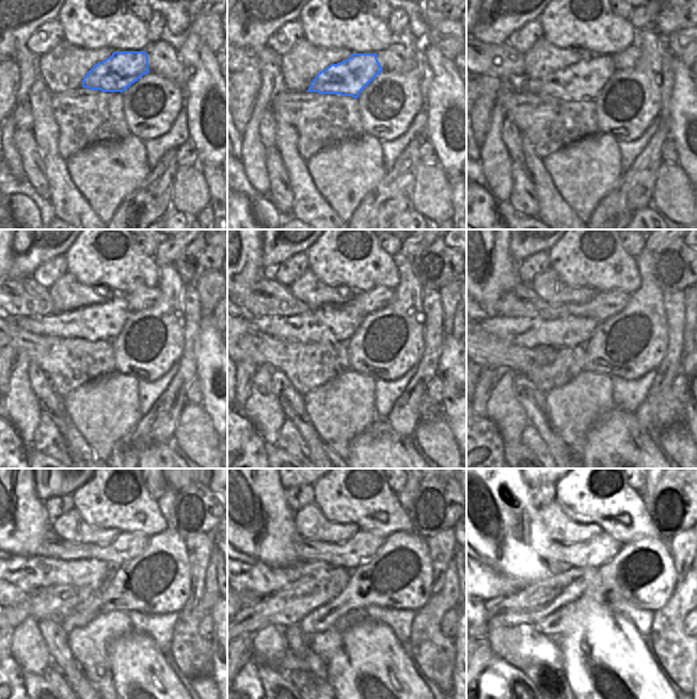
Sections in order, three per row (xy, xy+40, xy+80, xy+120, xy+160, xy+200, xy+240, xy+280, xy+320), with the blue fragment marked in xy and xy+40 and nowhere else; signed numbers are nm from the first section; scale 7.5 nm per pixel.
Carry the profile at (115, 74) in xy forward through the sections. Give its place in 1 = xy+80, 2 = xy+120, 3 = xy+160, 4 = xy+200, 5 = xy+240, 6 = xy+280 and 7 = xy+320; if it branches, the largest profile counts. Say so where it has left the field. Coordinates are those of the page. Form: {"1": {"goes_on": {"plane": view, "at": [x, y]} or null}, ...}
{"1": {"goes_on": {"plane": "xy+80", "at": [582, 81]}}, "2": {"goes_on": {"plane": "xy+120", "at": [104, 321]}}, "3": {"goes_on": {"plane": "xy+160", "at": [333, 321]}}, "4": {"goes_on": {"plane": "xy+200", "at": [528, 332]}}, "5": {"goes_on": {"plane": "xy+240", "at": [30, 574]}}, "6": {"goes_on": {"plane": "xy+280", "at": [262, 580]}}, "7": {"goes_on": {"plane": "xy+320", "at": [488, 584]}}}

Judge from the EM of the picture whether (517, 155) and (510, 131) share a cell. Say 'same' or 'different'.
same

